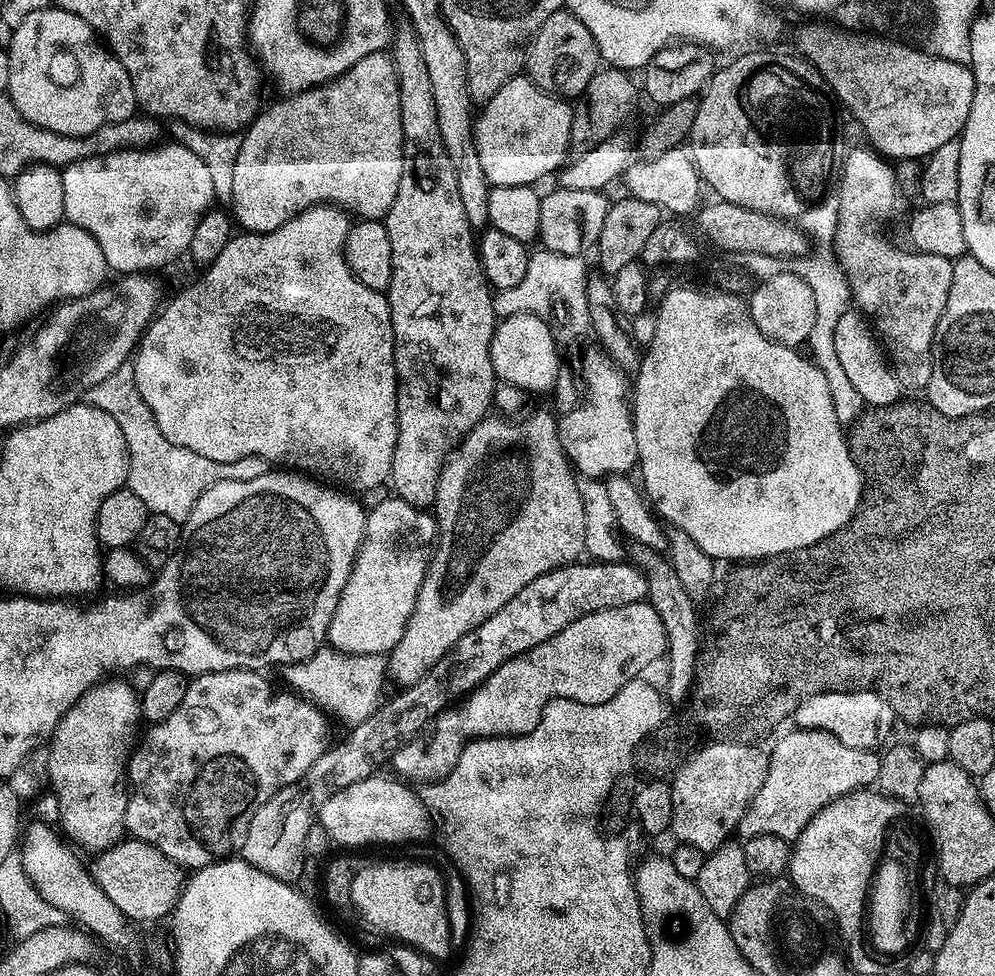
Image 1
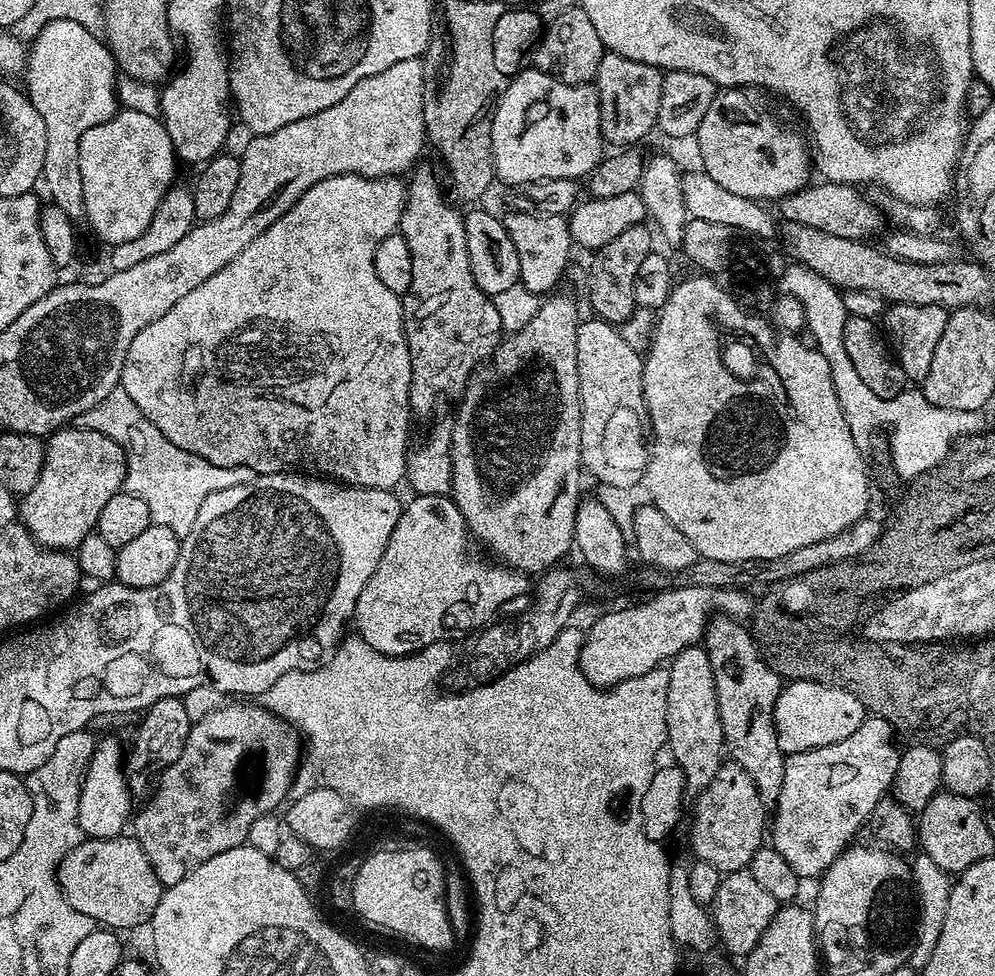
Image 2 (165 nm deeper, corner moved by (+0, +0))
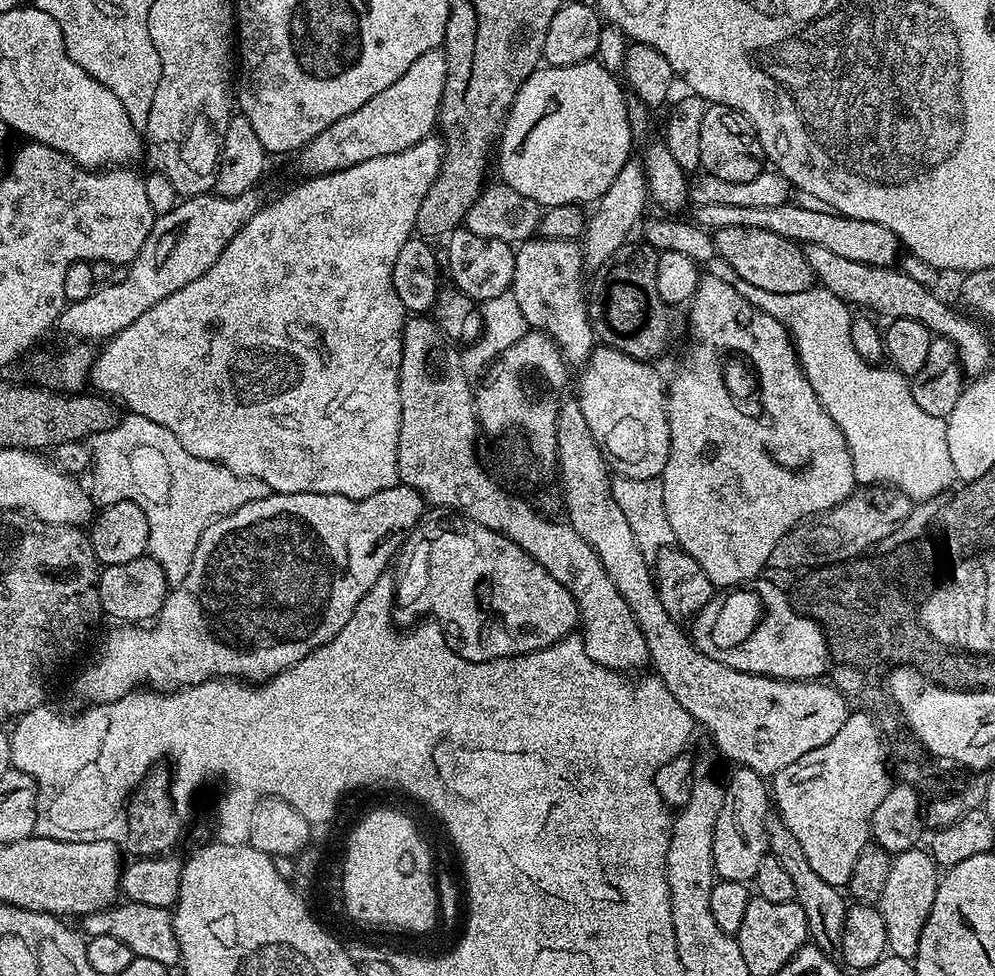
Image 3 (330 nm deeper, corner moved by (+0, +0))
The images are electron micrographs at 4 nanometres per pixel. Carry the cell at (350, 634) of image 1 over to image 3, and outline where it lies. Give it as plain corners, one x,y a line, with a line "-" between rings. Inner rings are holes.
431,514
425,515
423,519
421,519
420,523
416,525
416,529
409,534
408,539
404,541
404,547
398,556
398,564
400,560
400,576
398,575
398,579
396,580
396,603
392,609
392,619
396,621
397,625
400,626
412,626
417,623
421,618
431,617
435,623
441,625
444,629
444,635
448,637
448,644
453,648
454,651
457,652
462,658
466,658
470,662
486,662
487,660
501,660
502,658
506,658
507,656
521,656
522,654
526,654
527,652
537,652
538,650
542,650
543,648
550,648
554,642
558,642
559,640
565,640
566,637
573,635
577,631
578,625
580,623
580,611
578,610
578,606
574,602
574,598
570,594
570,590
566,590
566,586
562,586
562,582
554,582
554,578
550,578
550,574
546,574
546,570
544,567
537,562
534,558
530,558
530,554
526,554
526,550
522,550
519,548
517,544
514,542
510,542
506,537
501,534
501,532
495,532
494,530
490,530
486,526
482,526
478,522
474,522
469,516
465,516
463,514
436,514
440,516
431,516

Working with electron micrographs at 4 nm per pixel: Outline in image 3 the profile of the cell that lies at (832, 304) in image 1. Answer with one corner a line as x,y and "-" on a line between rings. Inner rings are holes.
718,255
706,265
706,268
712,276
722,278
722,282
732,284
734,290
742,294
745,302
770,314
778,323
784,325
790,342
796,348
796,357
800,359
800,369
806,374
810,386
814,386
814,394
818,394
818,402
822,402
826,414
834,418
838,430
842,430
846,438
857,485
891,486
905,492
913,502
932,500
935,496
944,496
947,493
947,488
957,477
946,442
945,421
941,417
922,410
922,406
914,402
909,377
902,375
897,368
868,363
863,360
857,350
854,350
851,338
854,312
849,305
842,302
842,298
838,298
838,294
830,294
830,290
819,286
807,288
798,294
770,294
770,290
750,286
746,278
738,278
738,274
734,274
734,266
730,266
730,262
726,262

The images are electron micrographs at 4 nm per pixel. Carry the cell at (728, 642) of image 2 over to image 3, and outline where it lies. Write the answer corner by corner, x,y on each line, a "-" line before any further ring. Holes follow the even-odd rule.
769,811
765,818
765,834
768,836
770,855
778,858
778,863
790,873
790,879
794,881
795,901
802,906
802,910
806,914
811,943
815,944
816,948
822,950
826,955
833,958
839,957
844,922
848,917
849,910
849,905
844,904
844,900
846,901
845,893
839,888
830,886
830,882
818,878
818,873
810,866
806,854
802,854
802,845
798,843
798,838
794,838
794,834
790,834
790,826
786,826
786,822
779,812

